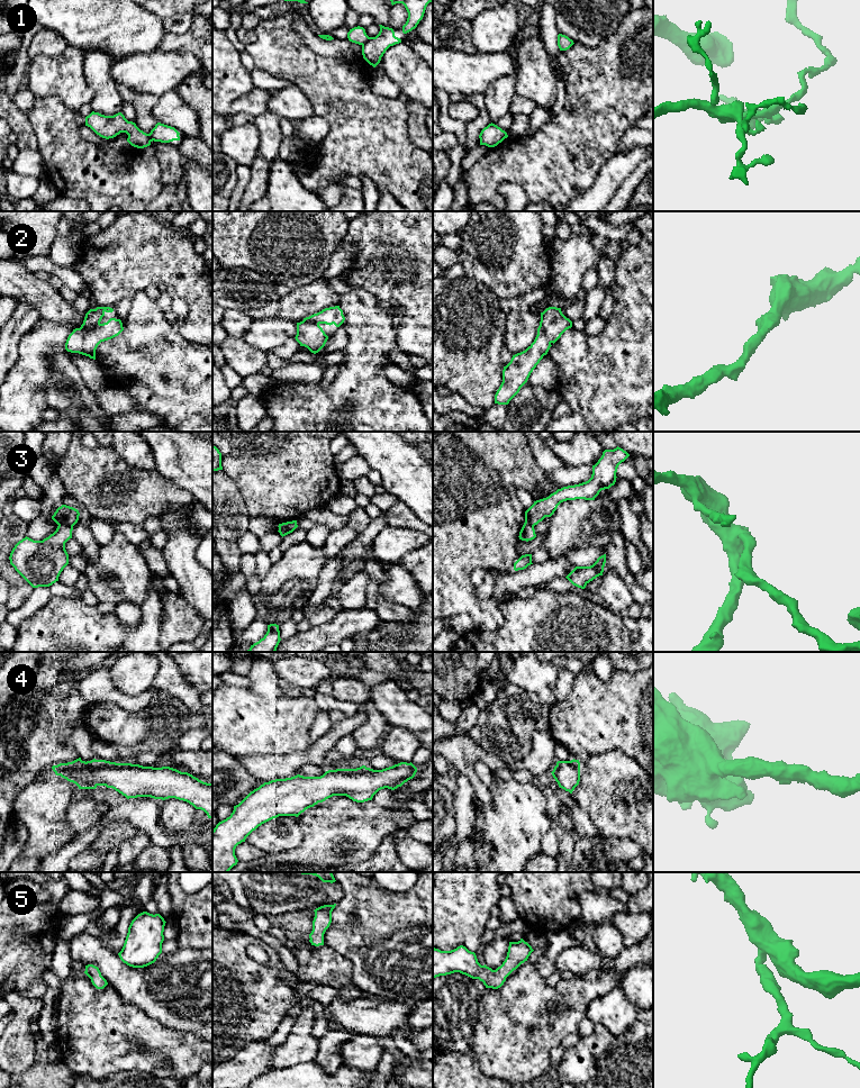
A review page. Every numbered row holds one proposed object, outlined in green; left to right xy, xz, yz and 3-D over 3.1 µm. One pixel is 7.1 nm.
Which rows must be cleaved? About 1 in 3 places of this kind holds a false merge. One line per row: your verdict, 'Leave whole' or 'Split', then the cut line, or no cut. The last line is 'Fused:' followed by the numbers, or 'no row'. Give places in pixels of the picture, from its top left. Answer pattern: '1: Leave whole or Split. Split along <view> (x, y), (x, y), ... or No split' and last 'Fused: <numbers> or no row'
1: Split. Split along xz (370, 37), (362, 45)
2: Leave whole. No split
3: Split. Split along xy (59, 524), (70, 524), (72, 526)
4: Leave whole. No split
5: Leave whole. No split
Fused: 1, 3

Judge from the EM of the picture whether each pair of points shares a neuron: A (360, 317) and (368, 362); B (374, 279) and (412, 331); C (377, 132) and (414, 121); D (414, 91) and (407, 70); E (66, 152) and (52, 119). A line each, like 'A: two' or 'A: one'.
A: one
B: one
C: two
D: one
E: one

